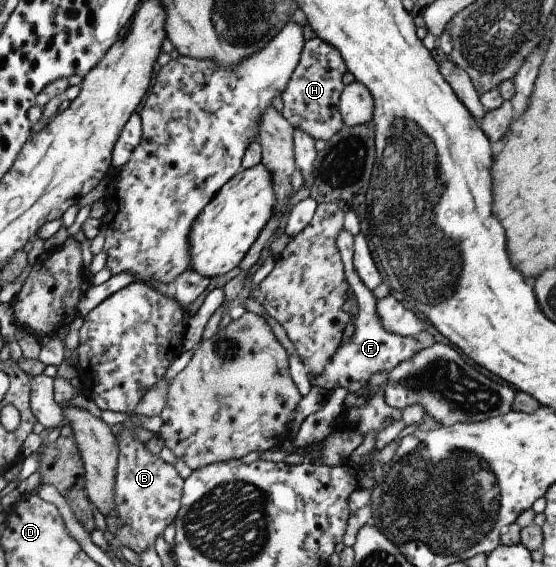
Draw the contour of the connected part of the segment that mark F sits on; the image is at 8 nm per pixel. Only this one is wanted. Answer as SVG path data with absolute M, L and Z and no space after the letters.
M341 229L335 237L335 244L340 254L341 264L347 281L347 286L351 289L351 294L354 296L355 306L352 310L354 314L353 332L350 340L343 345L339 345L335 349L335 353L321 369L321 373L308 372L307 379L311 387L324 388L330 393L336 388L343 387L347 392L358 394L361 387L364 387L369 382L369 377L374 373L386 372L389 373L401 361L409 361L413 359L417 349L417 341L412 336L401 336L397 333L391 333L387 329L383 329L381 319L377 315L377 300L373 297L372 293L365 289L360 283L359 277L355 274L353 268L353 239L350 233Z

